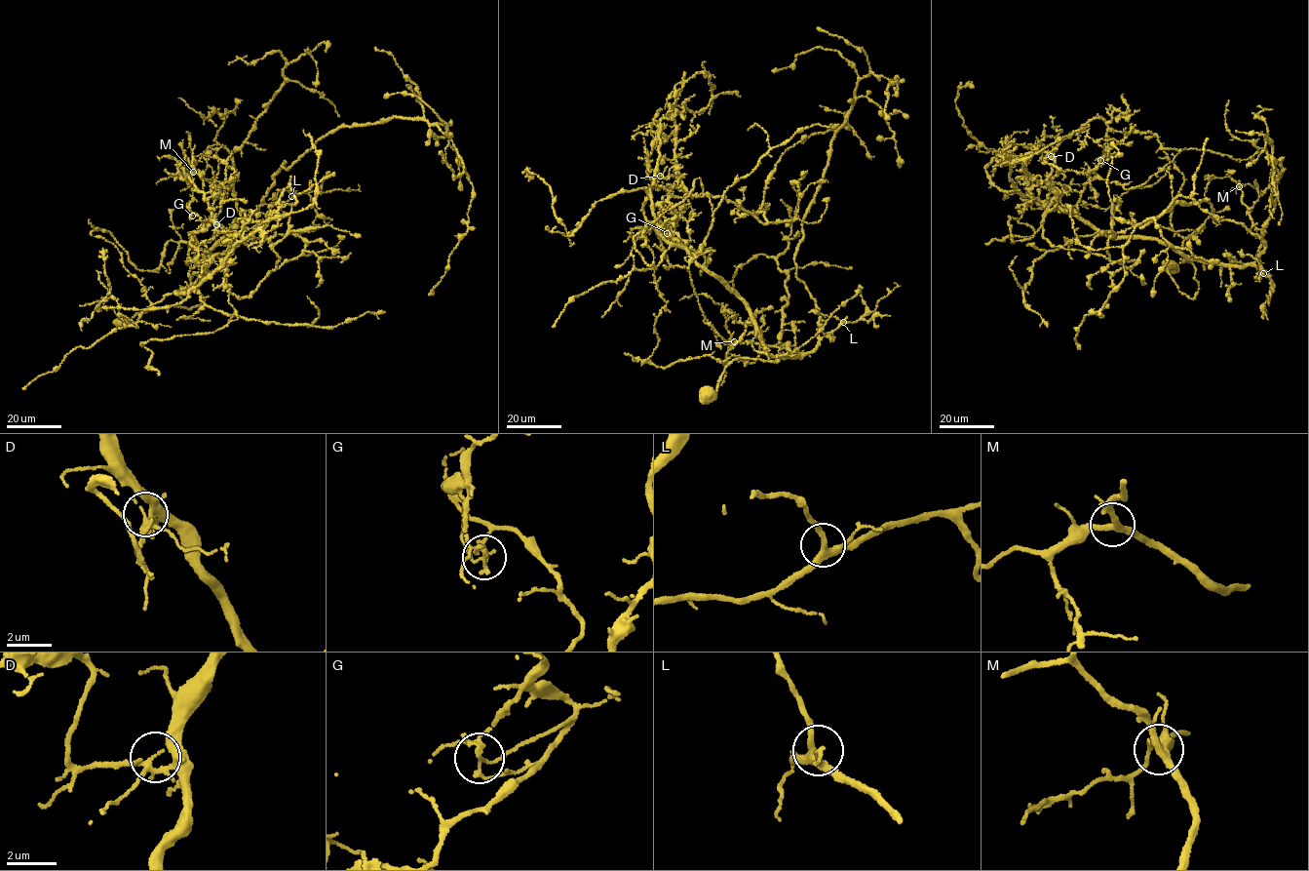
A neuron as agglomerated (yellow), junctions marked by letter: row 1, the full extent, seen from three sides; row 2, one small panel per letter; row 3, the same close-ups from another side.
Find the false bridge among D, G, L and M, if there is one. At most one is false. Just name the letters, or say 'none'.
G

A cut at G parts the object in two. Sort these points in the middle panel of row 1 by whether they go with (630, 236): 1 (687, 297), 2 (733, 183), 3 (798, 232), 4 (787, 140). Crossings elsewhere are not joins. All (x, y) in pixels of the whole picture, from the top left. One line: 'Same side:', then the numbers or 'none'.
Same side: none

